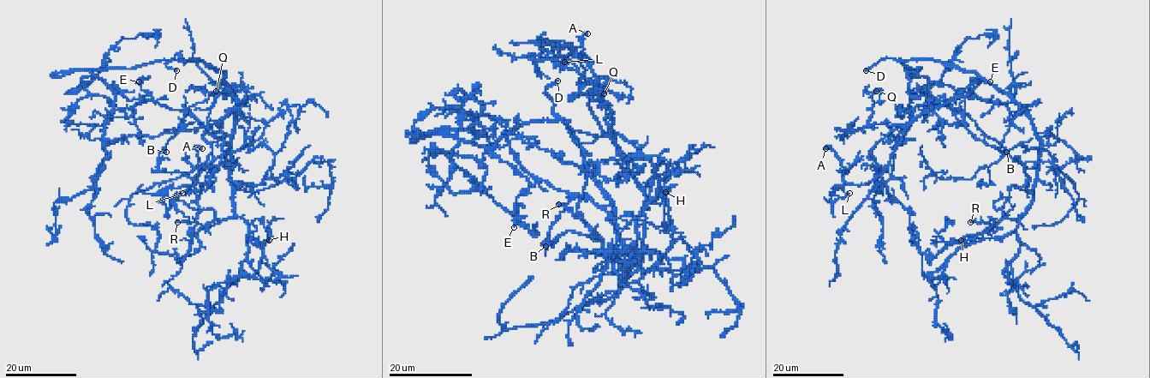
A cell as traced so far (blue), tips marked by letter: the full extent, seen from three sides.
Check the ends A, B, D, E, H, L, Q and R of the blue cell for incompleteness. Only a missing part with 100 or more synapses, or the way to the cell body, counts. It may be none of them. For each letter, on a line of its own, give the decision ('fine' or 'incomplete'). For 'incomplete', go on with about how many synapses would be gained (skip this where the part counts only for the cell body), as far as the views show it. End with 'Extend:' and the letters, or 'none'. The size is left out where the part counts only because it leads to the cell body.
A: fine
B: fine
D: incomplete
E: fine
H: fine
L: fine
Q: fine
R: fine
Extend: D

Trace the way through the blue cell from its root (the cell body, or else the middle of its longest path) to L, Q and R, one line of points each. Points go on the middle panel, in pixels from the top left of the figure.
L: (613, 211), (630, 252), (645, 190), (610, 136), (611, 112), (592, 69), (545, 41), (564, 62)
Q: (613, 211), (630, 252), (645, 190), (611, 136), (593, 81), (604, 93)
R: (613, 211), (628, 254), (621, 286), (626, 263), (613, 260), (603, 242), (558, 204)

